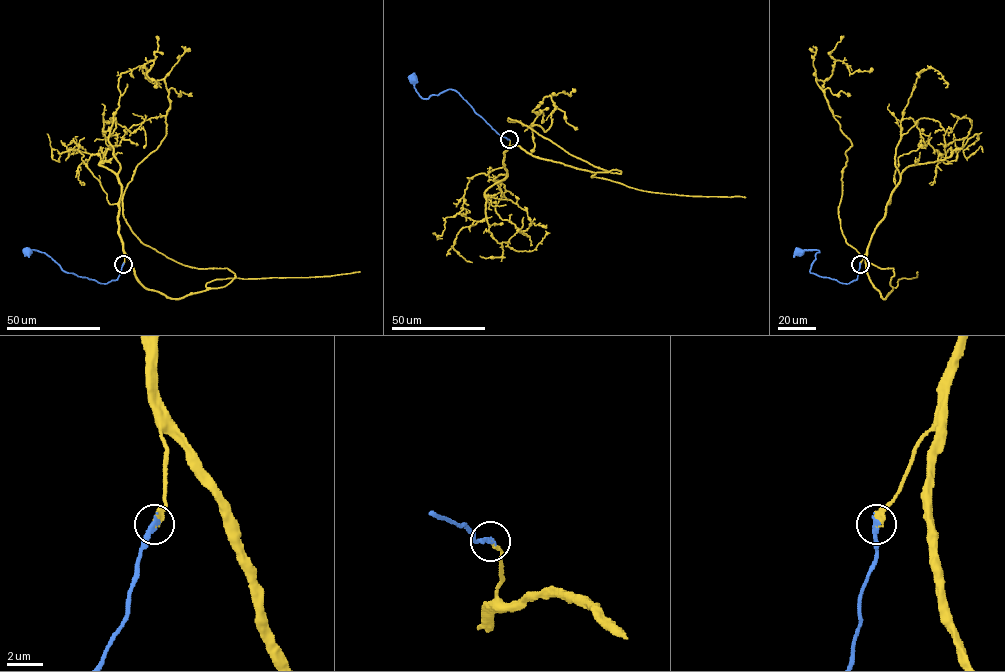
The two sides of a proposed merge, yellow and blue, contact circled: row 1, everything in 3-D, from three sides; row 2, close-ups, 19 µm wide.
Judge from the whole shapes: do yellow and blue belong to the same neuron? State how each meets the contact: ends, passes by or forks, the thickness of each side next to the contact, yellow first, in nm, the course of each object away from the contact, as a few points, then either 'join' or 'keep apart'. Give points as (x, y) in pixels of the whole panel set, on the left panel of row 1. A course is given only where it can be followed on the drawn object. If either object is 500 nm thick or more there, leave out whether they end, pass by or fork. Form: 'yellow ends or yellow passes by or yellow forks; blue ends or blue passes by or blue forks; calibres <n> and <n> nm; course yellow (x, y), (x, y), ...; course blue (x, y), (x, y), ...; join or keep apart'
yellow ends; blue ends; calibres 320 and 280 nm; course yellow (123, 263), (171, 298), (236, 276), (167, 257), (123, 215), (166, 132), (168, 92), (146, 69); course blue (123, 263), (116, 279), (100, 283), (65, 271), (43, 252), (29, 250), (27, 253); join

